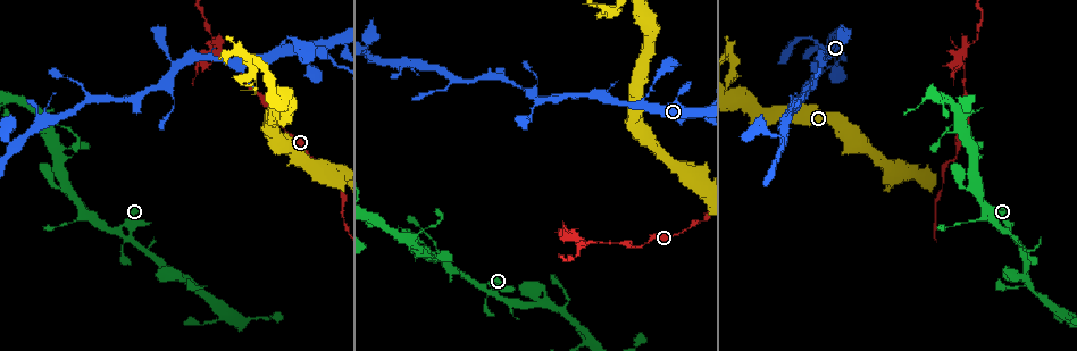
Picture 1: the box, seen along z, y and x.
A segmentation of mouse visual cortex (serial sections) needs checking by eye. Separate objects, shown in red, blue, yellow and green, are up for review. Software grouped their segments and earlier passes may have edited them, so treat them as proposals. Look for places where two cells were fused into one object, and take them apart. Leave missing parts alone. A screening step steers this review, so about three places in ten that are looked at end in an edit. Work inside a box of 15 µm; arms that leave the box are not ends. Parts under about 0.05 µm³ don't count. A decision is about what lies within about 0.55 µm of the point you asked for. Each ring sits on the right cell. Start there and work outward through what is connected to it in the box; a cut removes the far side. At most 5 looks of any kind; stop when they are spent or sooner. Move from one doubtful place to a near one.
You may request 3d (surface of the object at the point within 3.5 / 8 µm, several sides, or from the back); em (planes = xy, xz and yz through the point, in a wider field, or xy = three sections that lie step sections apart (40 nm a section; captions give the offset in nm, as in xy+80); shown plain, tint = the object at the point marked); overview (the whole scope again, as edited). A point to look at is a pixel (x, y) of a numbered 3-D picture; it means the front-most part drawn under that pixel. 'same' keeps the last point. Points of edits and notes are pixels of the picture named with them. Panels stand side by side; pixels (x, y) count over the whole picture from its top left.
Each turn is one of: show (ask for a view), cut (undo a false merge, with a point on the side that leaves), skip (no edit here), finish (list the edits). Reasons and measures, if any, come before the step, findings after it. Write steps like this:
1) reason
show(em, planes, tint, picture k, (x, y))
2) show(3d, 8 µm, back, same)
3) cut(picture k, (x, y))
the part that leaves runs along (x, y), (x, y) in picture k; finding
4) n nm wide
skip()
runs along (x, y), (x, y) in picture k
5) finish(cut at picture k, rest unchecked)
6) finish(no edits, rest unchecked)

branch point
show(3d, 3.5 µm, picture 1, (87, 212))

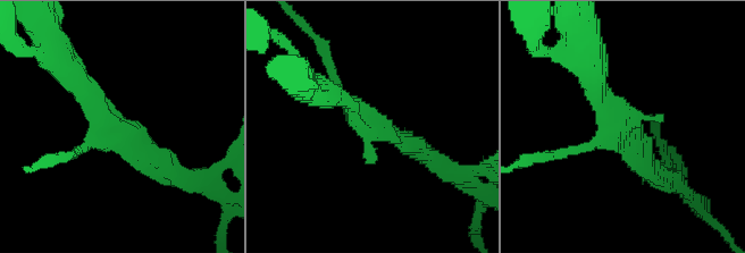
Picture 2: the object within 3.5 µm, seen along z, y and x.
now the EM
show(em, xy, step 5, tint, picture 2, (370, 124))

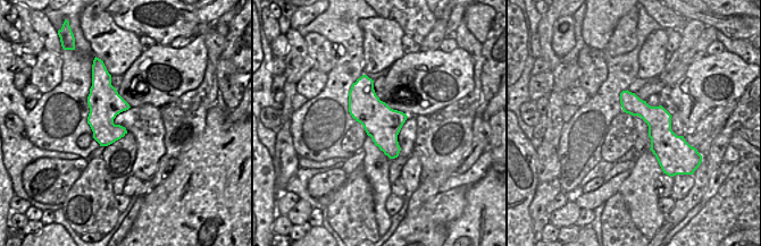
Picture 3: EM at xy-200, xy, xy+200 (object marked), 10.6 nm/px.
skip()
runs along (170, 174), (107, 125), (73, 76) in picture 2; one cell here

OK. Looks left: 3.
branch point
show(3d, 3.5 µm, picture 1, (1015, 238))

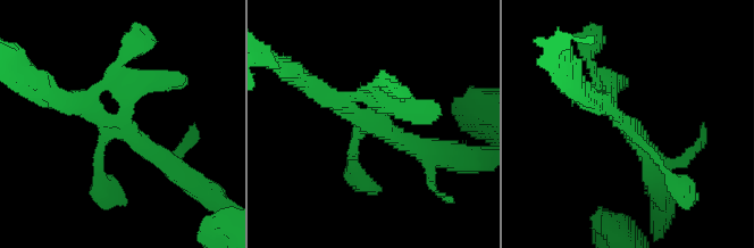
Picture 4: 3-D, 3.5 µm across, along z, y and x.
show(em, xy, step 5, tint, picture 4, (378, 121))

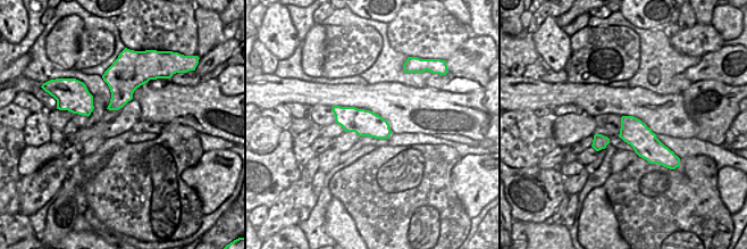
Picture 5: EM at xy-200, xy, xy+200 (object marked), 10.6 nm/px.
280 nm wide
skip()
runs along (587, 60), (654, 172) in picture 4; all the same cell

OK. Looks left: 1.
finish(no edits, rest unchecked)

